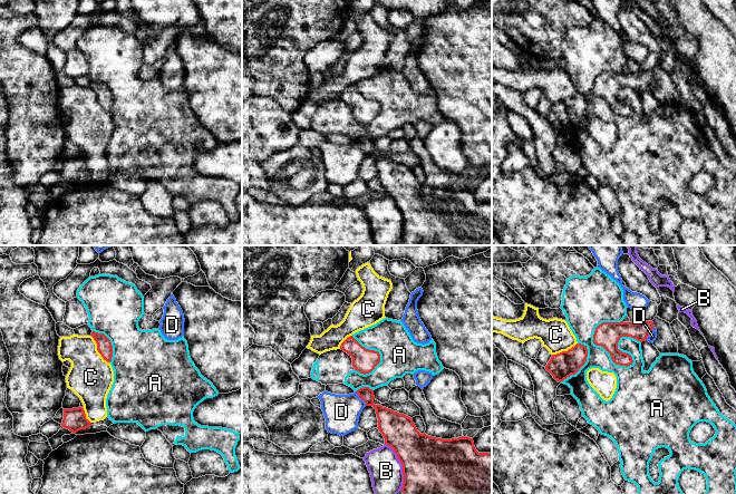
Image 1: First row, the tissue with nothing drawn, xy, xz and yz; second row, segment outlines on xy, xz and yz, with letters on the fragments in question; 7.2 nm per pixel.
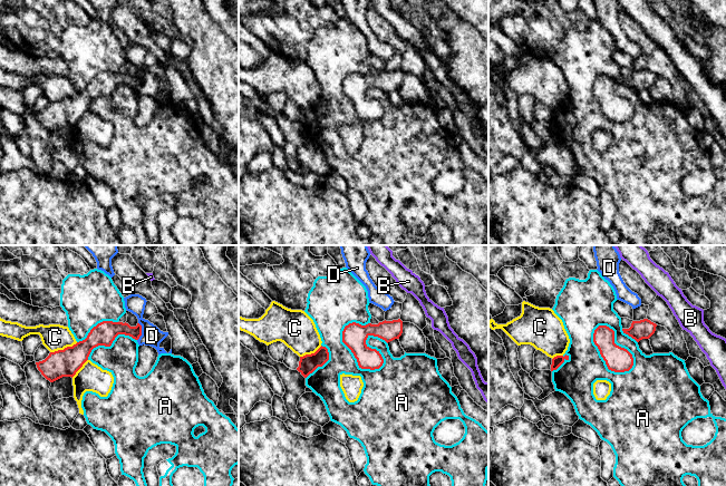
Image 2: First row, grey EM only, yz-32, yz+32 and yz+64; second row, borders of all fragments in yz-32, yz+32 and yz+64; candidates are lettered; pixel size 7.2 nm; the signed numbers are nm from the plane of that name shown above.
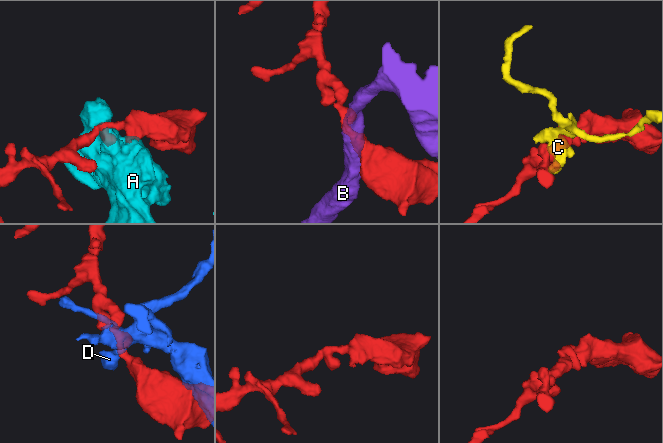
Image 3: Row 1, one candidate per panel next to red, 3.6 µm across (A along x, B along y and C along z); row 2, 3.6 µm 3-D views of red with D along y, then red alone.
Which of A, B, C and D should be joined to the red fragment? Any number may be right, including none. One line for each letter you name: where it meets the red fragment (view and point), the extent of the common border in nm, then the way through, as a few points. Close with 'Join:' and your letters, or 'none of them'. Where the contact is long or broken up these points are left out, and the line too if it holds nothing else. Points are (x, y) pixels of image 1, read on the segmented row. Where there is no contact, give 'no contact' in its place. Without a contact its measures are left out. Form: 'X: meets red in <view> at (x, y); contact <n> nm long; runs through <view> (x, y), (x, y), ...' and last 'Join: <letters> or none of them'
Join: none of them

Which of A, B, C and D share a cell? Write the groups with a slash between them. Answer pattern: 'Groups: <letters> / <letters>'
Groups: A / B / C / D

